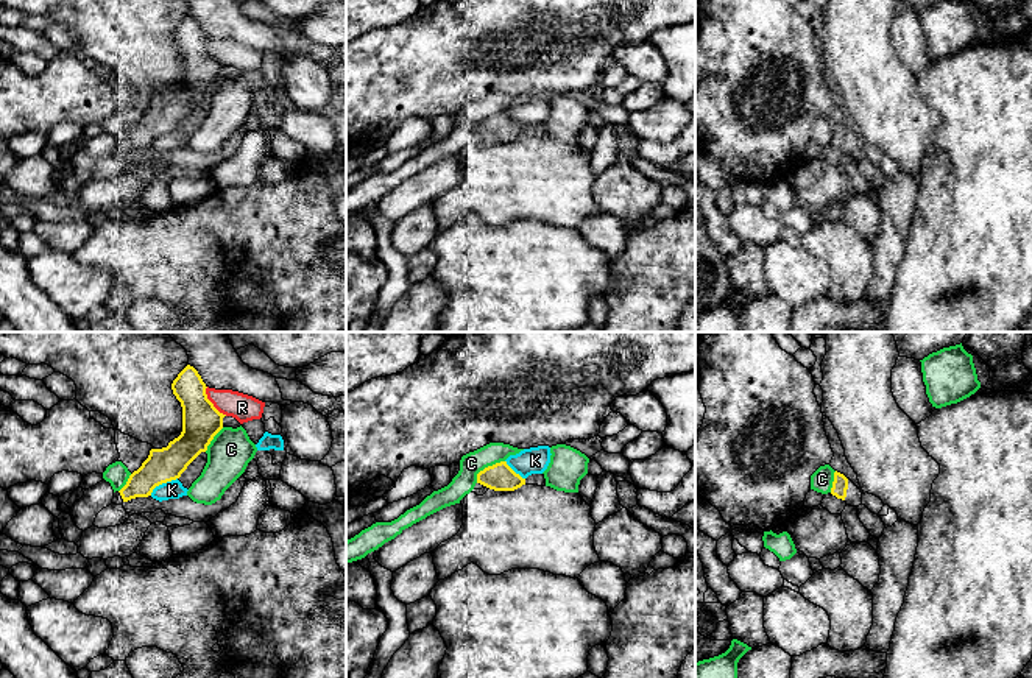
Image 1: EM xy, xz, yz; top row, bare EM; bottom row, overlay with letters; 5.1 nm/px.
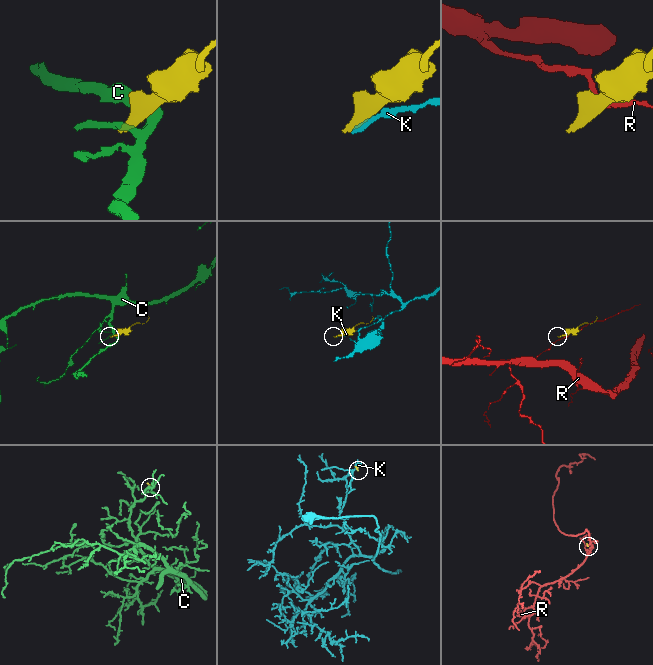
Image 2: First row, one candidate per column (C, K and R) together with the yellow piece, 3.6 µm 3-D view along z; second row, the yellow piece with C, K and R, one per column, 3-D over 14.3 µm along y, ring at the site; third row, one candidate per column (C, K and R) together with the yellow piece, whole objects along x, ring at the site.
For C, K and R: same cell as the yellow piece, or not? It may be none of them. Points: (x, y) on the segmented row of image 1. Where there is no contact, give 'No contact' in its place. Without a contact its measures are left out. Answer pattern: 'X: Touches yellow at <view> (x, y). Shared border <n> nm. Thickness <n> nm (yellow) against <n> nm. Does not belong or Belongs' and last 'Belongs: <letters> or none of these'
C: Touches yellow at xz (488, 466). Shared border 190 nm. Thickness 140 nm (yellow) against 120 nm. Does not belong
K: Touches yellow at xy (162, 482). Shared border 170 nm. Thickness 180 nm (yellow) against 100 nm. Does not belong
R: Touches yellow at xy (211, 402). Shared border 190 nm. Thickness 200 nm (yellow) against 140 nm. Does not belong
Belongs: none of these

